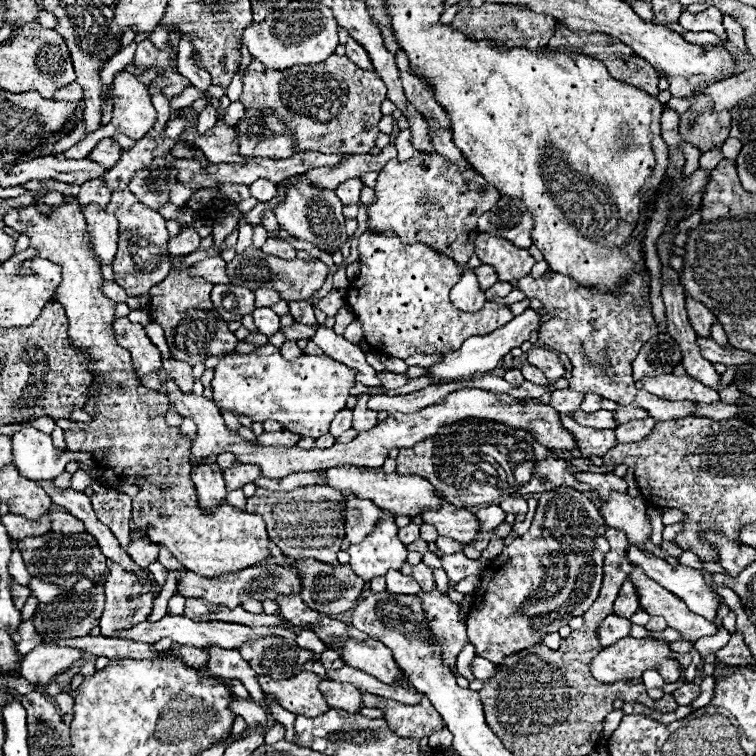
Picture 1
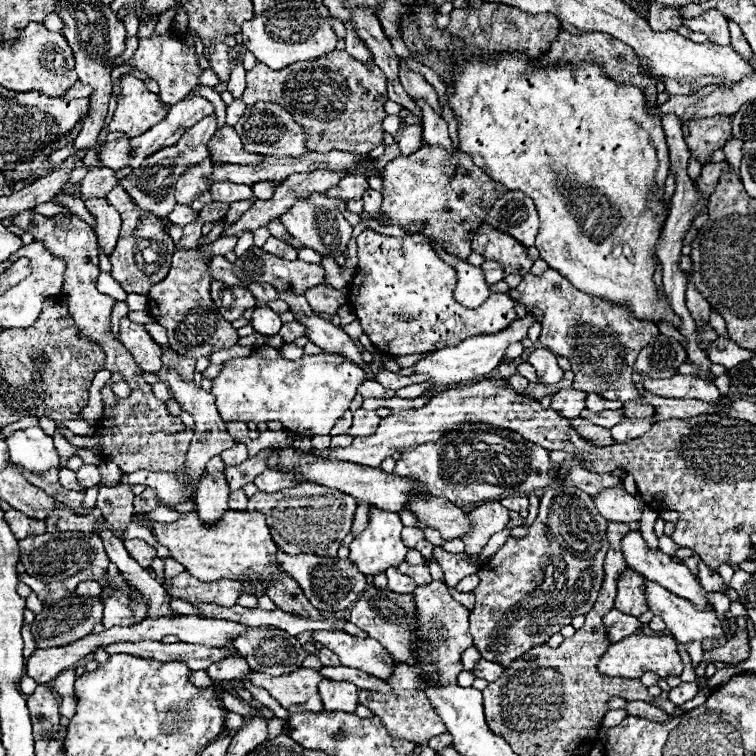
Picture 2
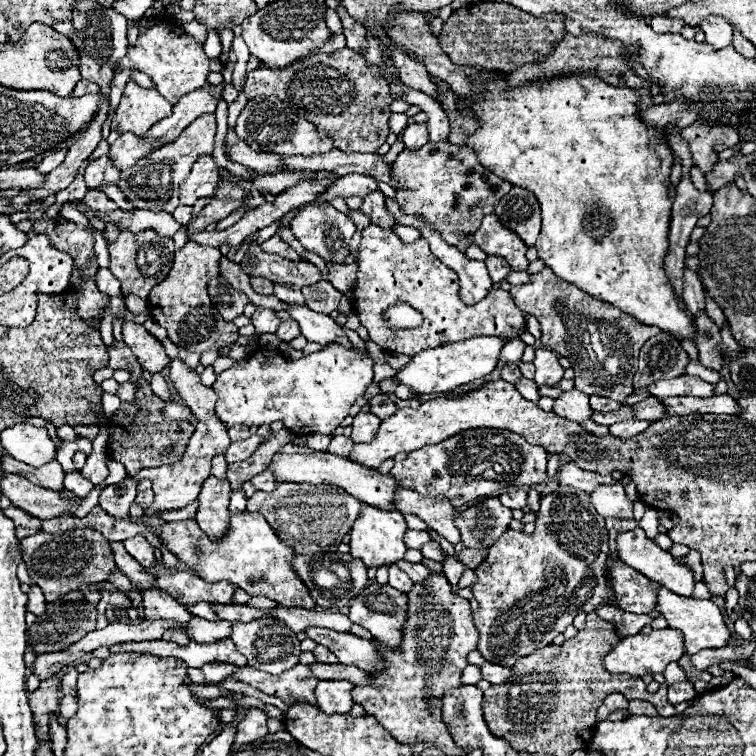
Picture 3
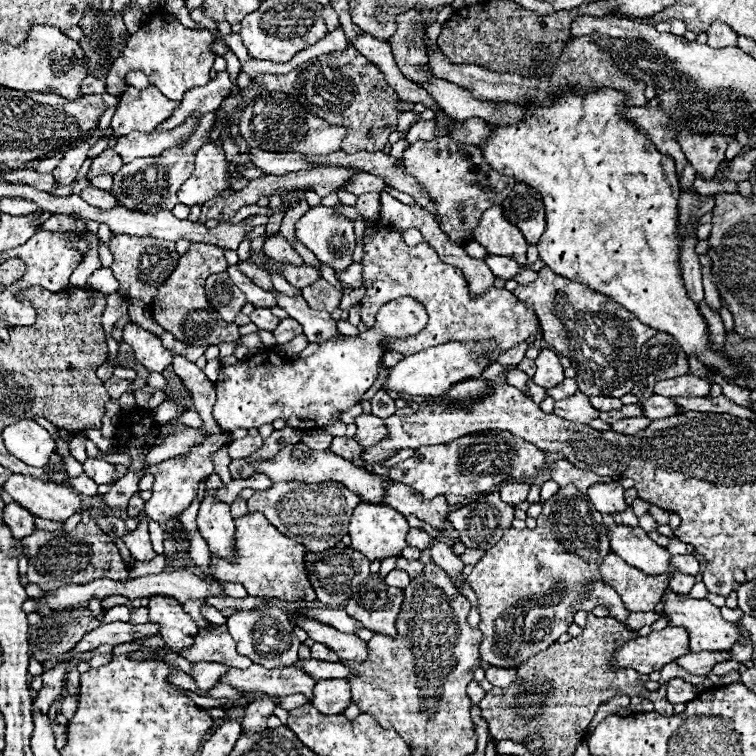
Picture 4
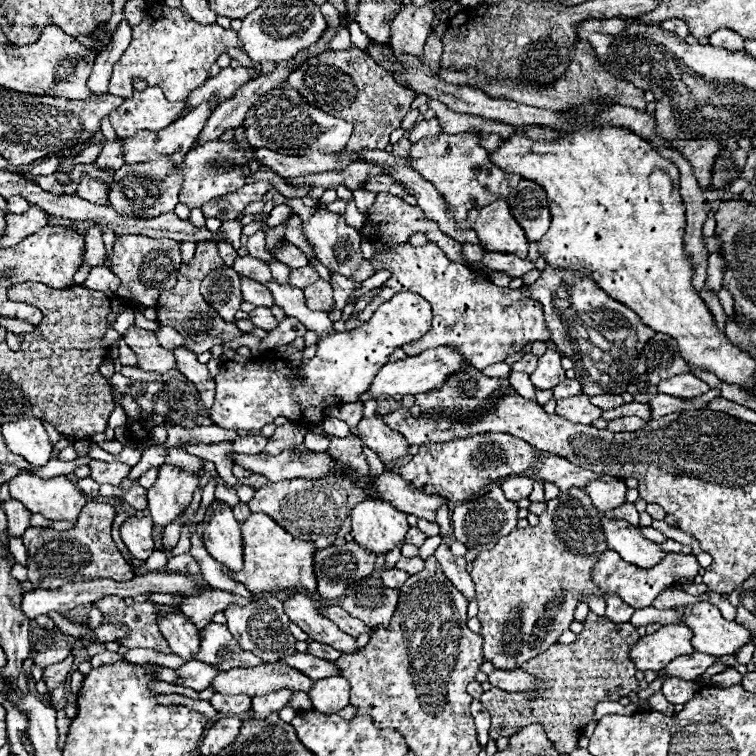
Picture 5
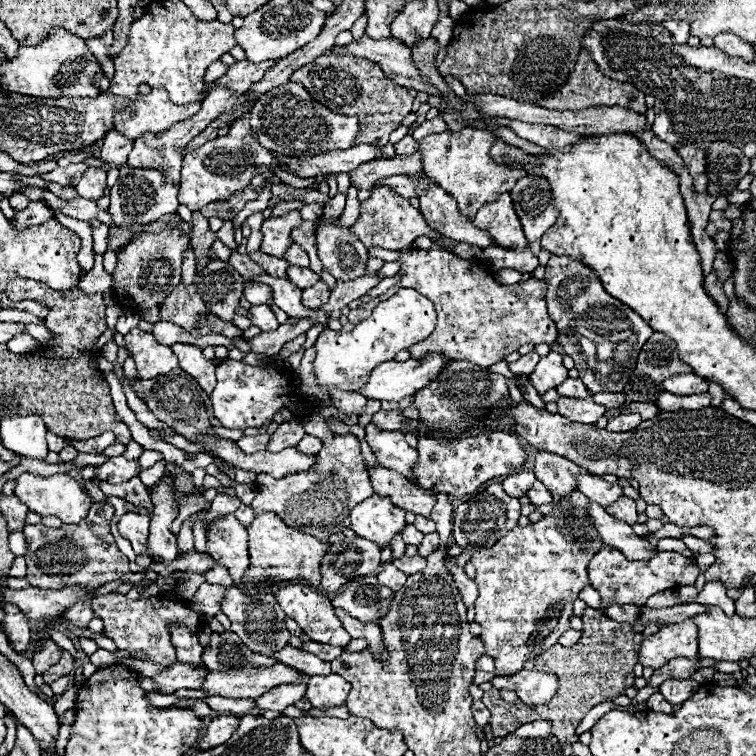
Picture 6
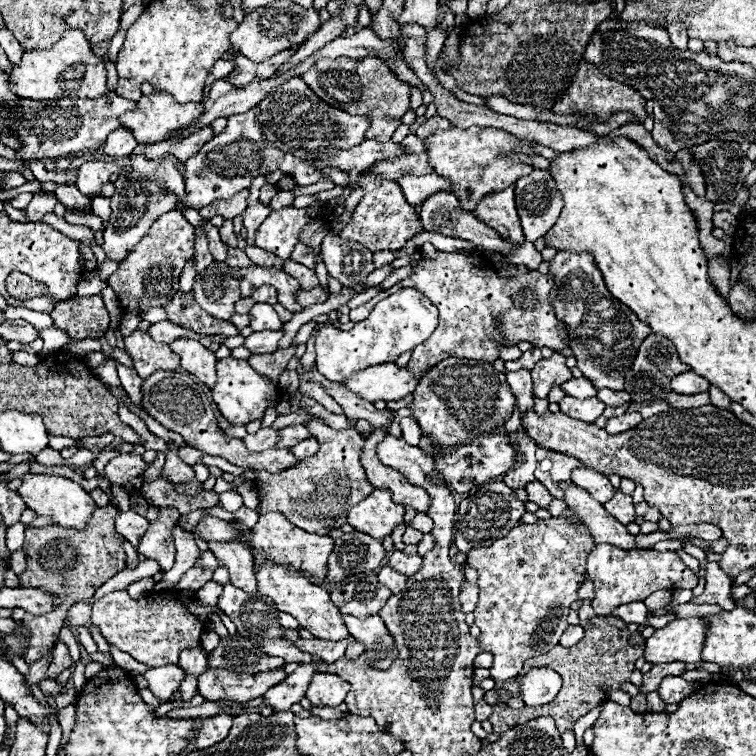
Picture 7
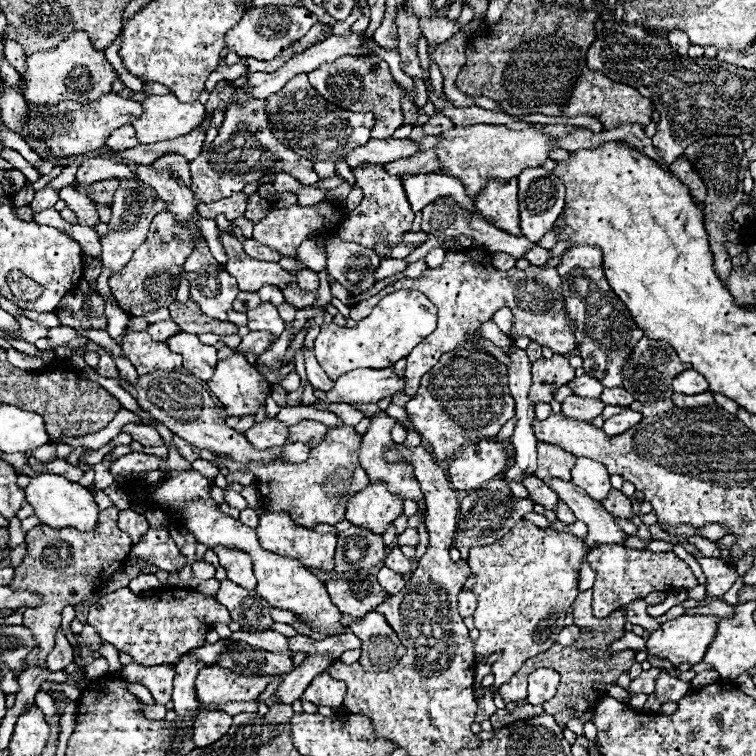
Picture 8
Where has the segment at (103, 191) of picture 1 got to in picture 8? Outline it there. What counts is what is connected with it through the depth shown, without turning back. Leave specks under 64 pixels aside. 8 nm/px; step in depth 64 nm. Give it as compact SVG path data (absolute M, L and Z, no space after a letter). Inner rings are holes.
M122 126L118 128L108 140L106 140L106 146L112 148L112 150L126 150L126 148L134 148L138 146L138 138L136 138L136 130L134 126Z

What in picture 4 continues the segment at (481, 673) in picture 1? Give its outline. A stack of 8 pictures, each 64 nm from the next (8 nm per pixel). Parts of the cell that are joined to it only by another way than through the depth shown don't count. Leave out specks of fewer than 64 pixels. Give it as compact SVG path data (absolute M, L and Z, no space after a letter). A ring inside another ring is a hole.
M490 666L490 668L486 668L486 680L492 686L508 688L514 680L518 680L518 674L516 674L516 668L496 668L496 666Z

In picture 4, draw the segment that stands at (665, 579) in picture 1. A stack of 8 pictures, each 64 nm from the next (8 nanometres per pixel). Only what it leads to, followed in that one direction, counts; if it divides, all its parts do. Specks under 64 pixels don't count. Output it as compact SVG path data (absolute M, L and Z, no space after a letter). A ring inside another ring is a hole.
M618 524L608 532L610 548L630 566L648 572L648 574L666 574L670 552L662 546L658 546L654 540L648 538L648 534L636 526L624 526ZM682 572L670 574L670 590L676 594L688 594L694 584L696 584L696 580L690 574L682 574Z

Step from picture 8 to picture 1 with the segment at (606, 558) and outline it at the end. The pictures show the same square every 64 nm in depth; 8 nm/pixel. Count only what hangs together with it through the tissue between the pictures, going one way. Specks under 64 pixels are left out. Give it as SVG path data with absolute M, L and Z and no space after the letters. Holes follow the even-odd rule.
M626 580L620 588L620 594L614 602L614 612L618 616L634 616L636 612L640 612L640 600L638 600L638 594L636 594L636 588L632 584L632 580Z

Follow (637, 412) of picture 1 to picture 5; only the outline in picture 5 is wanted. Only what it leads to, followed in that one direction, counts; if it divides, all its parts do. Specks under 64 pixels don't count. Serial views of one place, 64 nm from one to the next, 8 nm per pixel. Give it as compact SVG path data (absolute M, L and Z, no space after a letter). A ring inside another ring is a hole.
M708 390L704 396L696 396L696 398L674 398L668 394L658 394L648 404L652 408L652 418L658 418L670 412L680 412L684 408L706 408L706 404L716 396L720 396L720 390Z

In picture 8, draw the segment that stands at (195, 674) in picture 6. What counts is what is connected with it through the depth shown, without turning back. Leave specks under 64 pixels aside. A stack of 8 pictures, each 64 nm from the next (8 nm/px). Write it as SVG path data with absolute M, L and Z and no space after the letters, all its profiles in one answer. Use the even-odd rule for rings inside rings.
M130 662L122 668L122 678L128 682L144 684L156 704L166 704L172 694L172 680L174 680L174 666L140 666Z

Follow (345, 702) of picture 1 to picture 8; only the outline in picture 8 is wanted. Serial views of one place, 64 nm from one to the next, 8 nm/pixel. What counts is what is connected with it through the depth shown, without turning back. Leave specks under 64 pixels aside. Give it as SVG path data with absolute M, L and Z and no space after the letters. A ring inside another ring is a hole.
M324 672L312 680L312 684L306 688L302 698L314 702L316 706L340 706L344 700L344 692L346 692L346 684L330 678Z

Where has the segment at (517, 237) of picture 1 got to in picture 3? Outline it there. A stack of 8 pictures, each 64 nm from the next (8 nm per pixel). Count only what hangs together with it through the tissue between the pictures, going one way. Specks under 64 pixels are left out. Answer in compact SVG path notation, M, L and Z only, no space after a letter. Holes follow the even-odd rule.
M512 186L512 190L494 208L494 214L502 220L502 224L506 224L506 228L514 230L528 246L536 244L536 238L542 228L542 216L540 202L530 190Z

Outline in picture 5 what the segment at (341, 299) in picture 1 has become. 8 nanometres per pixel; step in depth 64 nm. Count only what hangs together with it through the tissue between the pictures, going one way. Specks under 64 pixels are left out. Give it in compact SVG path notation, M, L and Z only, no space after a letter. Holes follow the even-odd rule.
M318 280L316 284L304 288L304 296L306 296L306 306L310 310L324 310L324 312L332 310L332 286L330 286L330 282Z

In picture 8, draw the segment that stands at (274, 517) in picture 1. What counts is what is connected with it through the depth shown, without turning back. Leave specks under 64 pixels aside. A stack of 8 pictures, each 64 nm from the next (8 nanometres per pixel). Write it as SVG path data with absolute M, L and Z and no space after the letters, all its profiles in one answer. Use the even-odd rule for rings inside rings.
M338 426L338 428L330 428L324 436L324 440L316 446L310 448L310 456L308 460L300 462L300 464L286 464L286 462L268 462L268 464L238 464L234 460L224 462L224 466L228 470L248 470L252 474L256 474L258 478L258 490L262 494L264 500L264 510L266 512L290 512L292 520L300 526L312 528L318 522L330 524L334 526L336 522L344 520L344 512L346 512L346 502L350 496L354 496L356 492L360 492L362 488L366 488L370 484L364 468L358 462L358 450L360 450L360 440L362 436L356 434L356 430L352 426Z

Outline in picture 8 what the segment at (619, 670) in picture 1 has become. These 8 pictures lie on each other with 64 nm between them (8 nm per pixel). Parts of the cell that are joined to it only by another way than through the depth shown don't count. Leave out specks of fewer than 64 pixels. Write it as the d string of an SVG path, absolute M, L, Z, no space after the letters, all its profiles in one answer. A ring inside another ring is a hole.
M678 616L654 630L646 650L668 658L672 664L698 664L718 630L718 616Z

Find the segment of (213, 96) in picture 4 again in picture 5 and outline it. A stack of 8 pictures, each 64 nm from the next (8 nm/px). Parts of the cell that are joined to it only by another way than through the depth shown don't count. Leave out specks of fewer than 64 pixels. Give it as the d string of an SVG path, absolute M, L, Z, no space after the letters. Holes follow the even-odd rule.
M238 66L238 68L222 68L220 74L216 78L210 78L202 88L196 88L190 98L186 100L188 106L198 106L206 100L210 100L210 96L218 96L218 100L226 100L230 96L234 96L238 92L238 88L242 88L244 84L250 82L250 78L254 80L254 68L244 68L244 66Z

